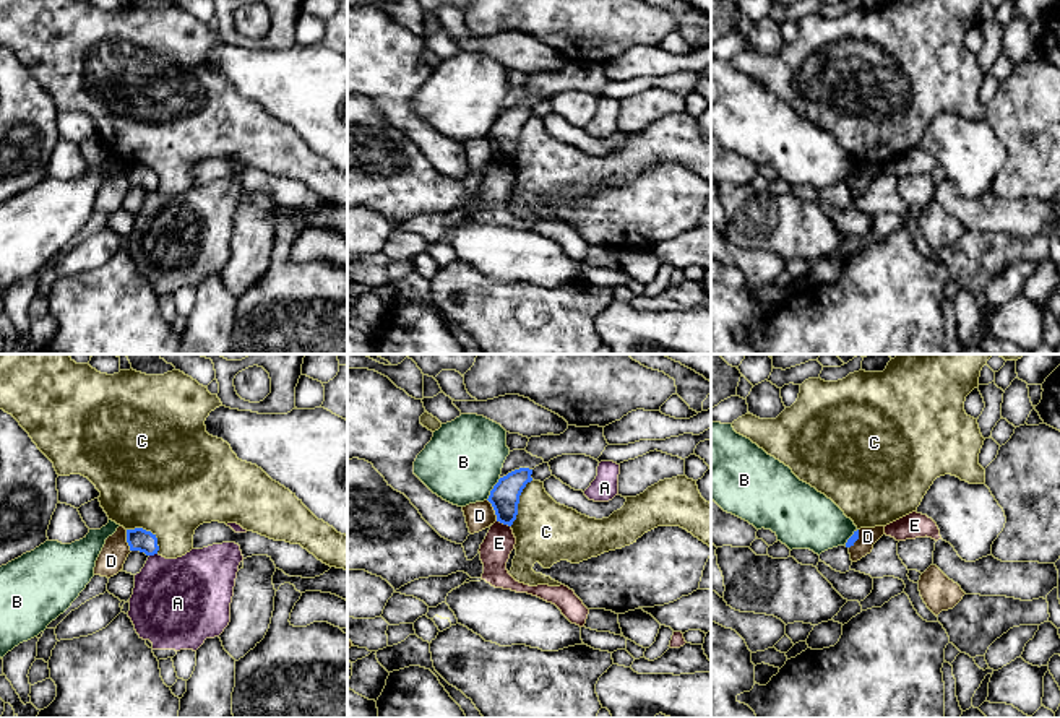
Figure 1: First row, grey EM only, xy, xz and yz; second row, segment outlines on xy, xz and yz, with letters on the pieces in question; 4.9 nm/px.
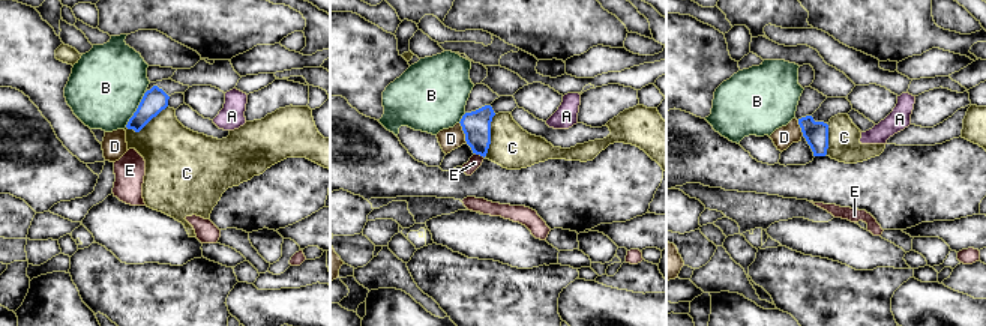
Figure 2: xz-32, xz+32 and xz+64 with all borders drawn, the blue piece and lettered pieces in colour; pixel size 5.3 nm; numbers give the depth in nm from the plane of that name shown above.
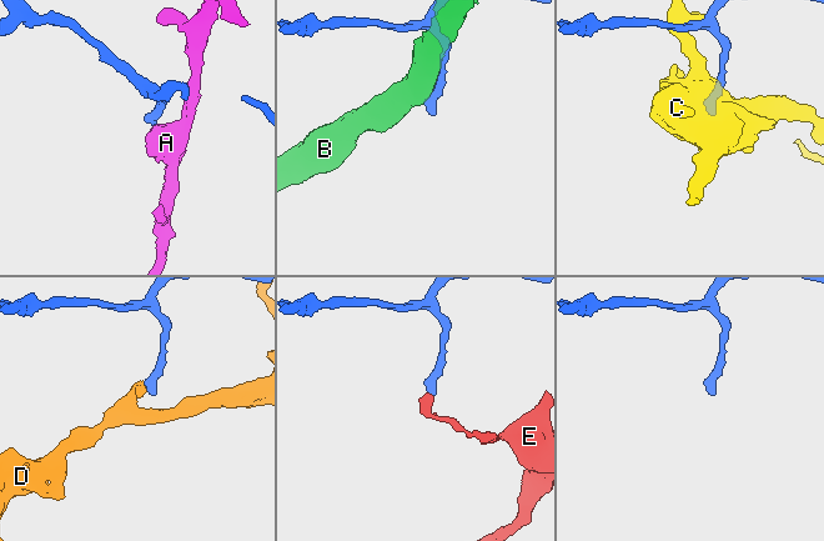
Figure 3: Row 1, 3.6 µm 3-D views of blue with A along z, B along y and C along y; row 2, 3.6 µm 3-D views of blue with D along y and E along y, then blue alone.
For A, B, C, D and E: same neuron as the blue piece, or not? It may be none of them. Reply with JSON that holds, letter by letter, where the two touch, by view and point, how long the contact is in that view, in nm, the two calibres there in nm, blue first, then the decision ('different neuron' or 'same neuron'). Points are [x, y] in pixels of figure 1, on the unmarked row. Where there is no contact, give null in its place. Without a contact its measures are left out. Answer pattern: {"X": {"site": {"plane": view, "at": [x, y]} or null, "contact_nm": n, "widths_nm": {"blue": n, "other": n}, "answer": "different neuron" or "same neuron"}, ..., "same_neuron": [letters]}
{"A": {"site": {"plane": "xy", "at": [153, 190]}, "contact_nm": 40, "widths_nm": {"blue": 110, "other": 420}, "answer": "different neuron"}, "B": {"site": {"plane": "xz", "at": [492, 125]}, "contact_nm": 130, "widths_nm": {"blue": 140, "other": 380}, "answer": "different neuron"}, "C": {"site": {"plane": "xz", "at": [518, 138]}, "contact_nm": 260, "widths_nm": {"blue": 140, "other": 300}, "answer": "different neuron"}, "D": {"site": {"plane": "xy", "at": [127, 177]}, "contact_nm": 110, "widths_nm": {"blue": 110, "other": 130}, "answer": "different neuron"}, "E": {"site": {"plane": "xz", "at": [504, 160]}, "contact_nm": 80, "widths_nm": {"blue": 140, "other": 150}, "answer": "different neuron"}, "same_neuron": []}

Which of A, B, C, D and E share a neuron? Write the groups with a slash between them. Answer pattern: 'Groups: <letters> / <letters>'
Groups: A / B / C / D / E

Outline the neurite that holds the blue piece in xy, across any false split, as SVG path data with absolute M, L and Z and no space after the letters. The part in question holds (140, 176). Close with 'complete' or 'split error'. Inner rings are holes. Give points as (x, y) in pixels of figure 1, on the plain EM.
M143 164L127 166L127 179L130 187L140 187L146 192L154 192L159 187L156 171Z | complete

